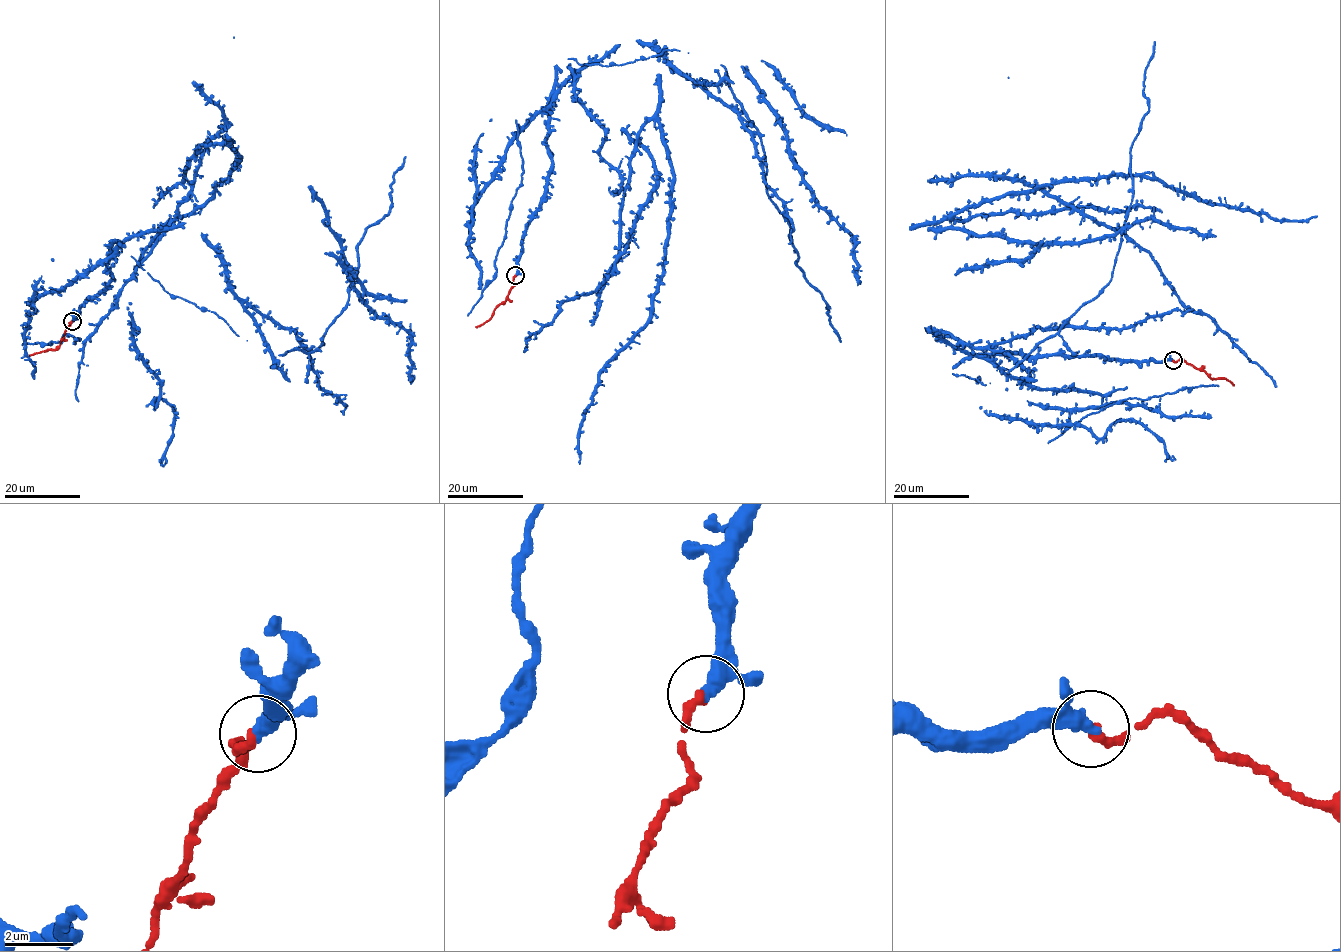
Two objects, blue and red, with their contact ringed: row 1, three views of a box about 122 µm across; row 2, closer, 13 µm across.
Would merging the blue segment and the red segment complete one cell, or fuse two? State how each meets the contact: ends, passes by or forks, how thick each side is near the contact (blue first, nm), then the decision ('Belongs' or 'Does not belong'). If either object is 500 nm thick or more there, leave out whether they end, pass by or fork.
At the ring blue passes by. At the ring red ends. Thickness 320 nm (blue) against 340 nm. Does not belong

